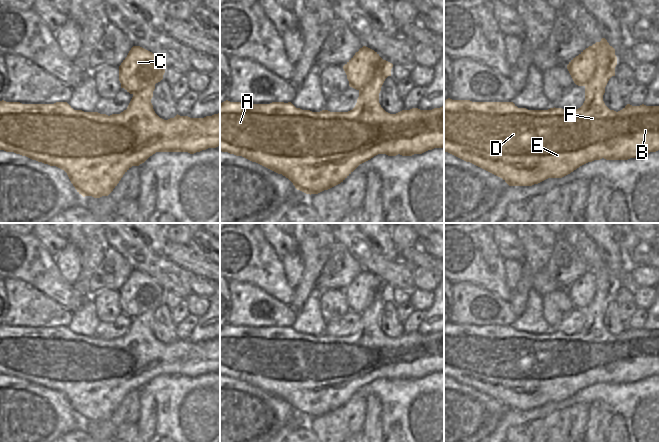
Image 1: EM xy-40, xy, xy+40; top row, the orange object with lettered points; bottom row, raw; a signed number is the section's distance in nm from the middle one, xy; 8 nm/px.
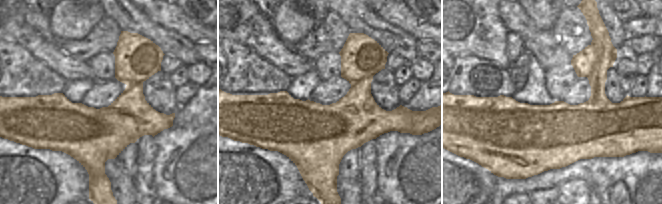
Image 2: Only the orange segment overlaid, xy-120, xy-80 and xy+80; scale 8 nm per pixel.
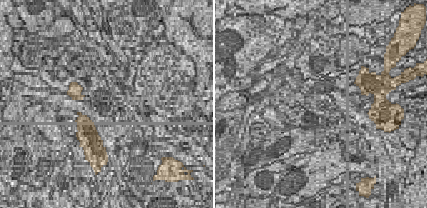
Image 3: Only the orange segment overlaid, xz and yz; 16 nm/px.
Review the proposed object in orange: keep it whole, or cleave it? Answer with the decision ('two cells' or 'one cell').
two cells

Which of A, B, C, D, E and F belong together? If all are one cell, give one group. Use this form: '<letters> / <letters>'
A B D E F / C

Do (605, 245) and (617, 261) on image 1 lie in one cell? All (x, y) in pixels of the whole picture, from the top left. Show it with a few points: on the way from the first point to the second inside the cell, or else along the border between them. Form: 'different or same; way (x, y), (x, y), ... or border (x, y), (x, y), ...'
same; way (609, 249), (614, 257)

